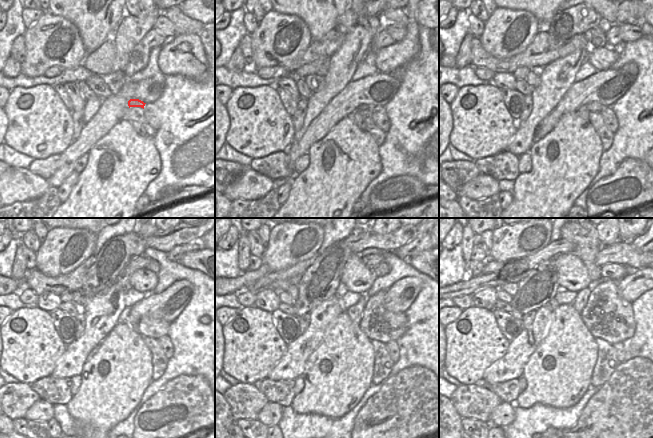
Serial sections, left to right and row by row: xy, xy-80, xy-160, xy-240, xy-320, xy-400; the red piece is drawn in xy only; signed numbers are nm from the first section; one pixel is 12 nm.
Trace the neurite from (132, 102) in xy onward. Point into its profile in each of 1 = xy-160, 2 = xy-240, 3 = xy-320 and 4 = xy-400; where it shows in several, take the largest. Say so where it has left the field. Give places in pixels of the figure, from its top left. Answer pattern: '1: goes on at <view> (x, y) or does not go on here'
1: goes on at xy-160 (593, 106)
2: goes on at xy-240 (150, 327)
3: goes on at xy-320 (377, 323)
4: goes on at xy-400 (607, 316)

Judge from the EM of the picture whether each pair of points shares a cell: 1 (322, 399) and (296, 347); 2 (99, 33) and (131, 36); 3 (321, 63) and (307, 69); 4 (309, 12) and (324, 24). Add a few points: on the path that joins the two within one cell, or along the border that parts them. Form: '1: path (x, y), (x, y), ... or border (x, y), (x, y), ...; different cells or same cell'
1: border (319, 345), (307, 359), (304, 371), (300, 376); different cells
2: border (125, 14), (111, 35); different cells
3: path (318, 66), (310, 69); same cell
4: path (313, 13), (320, 20); same cell

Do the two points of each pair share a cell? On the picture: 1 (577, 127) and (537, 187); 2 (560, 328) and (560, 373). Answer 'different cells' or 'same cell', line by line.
1: same cell
2: same cell

